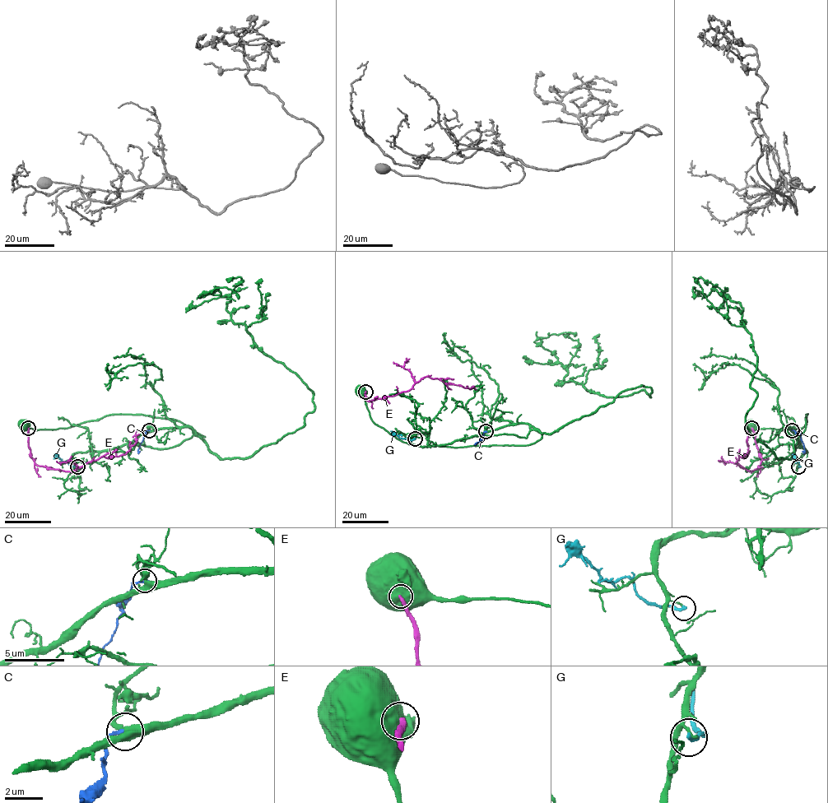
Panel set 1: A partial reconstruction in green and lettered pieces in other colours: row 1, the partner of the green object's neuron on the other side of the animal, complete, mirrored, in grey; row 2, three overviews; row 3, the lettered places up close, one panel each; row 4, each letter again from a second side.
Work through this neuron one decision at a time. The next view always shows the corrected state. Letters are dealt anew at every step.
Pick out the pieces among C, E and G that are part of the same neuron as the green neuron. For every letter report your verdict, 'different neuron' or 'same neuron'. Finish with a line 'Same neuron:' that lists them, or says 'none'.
C: different neuron
E: different neuron
G: different neuron
Same neuron: none

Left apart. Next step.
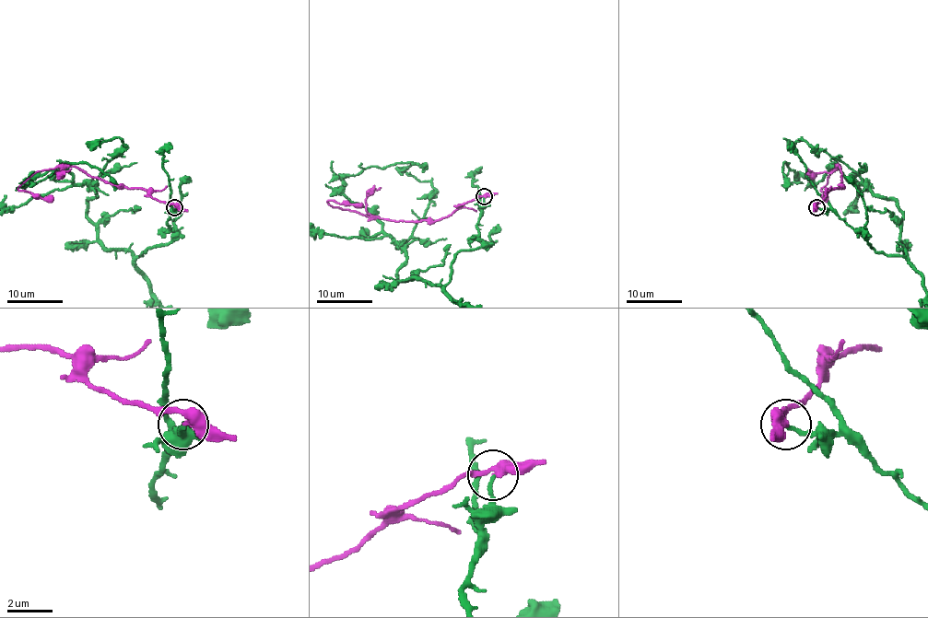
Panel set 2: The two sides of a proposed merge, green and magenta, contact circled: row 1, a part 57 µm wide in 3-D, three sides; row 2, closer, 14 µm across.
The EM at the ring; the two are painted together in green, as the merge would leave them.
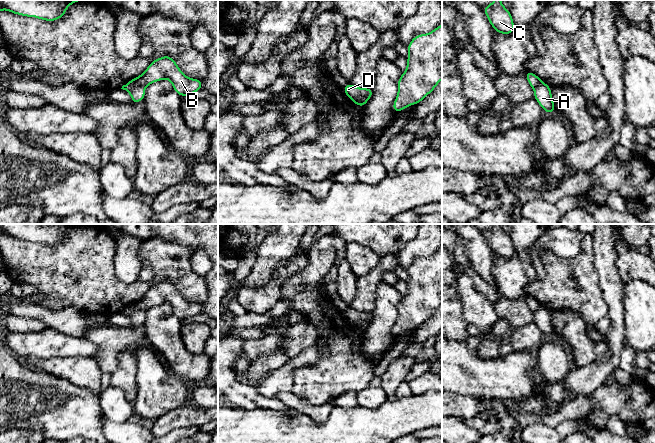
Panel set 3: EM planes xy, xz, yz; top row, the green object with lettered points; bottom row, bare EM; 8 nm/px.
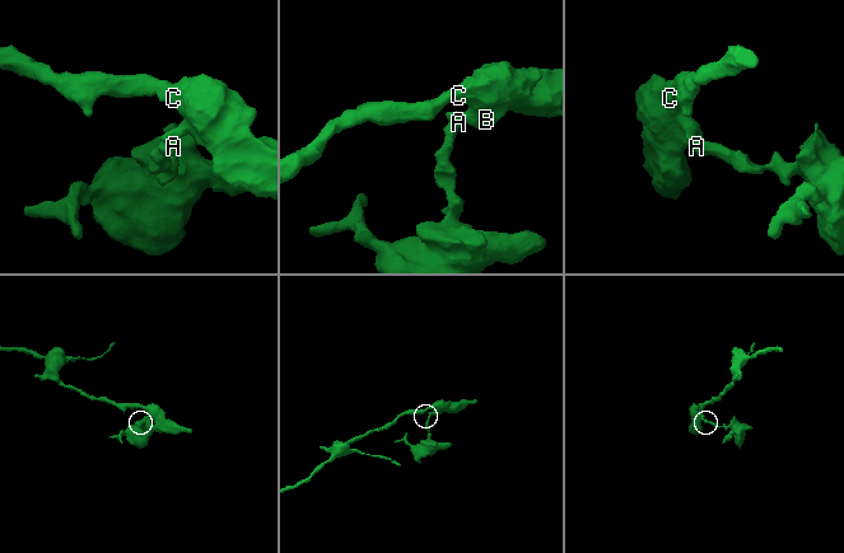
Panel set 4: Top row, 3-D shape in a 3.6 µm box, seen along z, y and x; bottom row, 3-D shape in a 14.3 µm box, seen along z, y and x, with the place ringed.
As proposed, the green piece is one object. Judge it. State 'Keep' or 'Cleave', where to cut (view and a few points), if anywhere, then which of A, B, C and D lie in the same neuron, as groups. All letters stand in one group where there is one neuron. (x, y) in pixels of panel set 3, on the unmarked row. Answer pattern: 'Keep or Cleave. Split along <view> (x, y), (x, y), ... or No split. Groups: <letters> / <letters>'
Cleave. Split along xy (144, 310), (134, 309), (128, 315). Groups: A / B C D

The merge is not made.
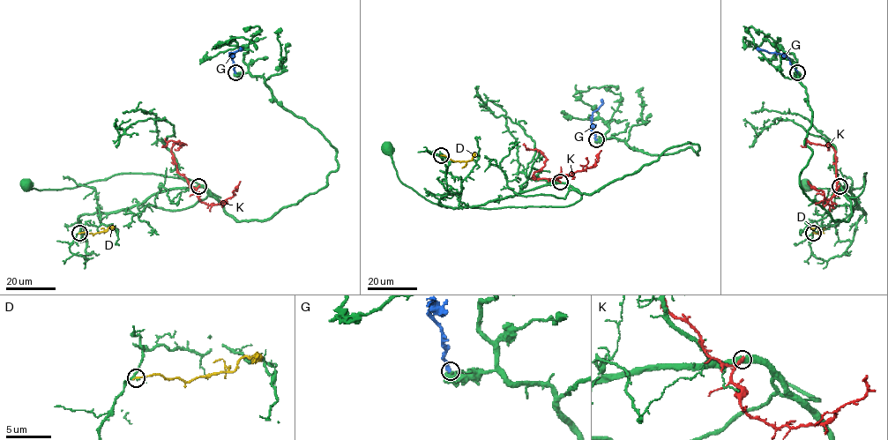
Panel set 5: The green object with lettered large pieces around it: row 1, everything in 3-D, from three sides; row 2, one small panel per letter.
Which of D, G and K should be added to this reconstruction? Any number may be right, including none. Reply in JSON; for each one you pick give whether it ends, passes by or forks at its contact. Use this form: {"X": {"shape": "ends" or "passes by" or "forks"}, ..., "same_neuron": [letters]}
{"G": {"shape": "ends"}, "same_neuron": ["G"]}

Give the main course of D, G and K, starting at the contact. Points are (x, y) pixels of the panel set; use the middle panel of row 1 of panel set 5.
D: (441, 155), (454, 161), (466, 161), (471, 160), (473, 152)
G: (596, 139), (592, 129), (592, 114), (602, 103), (600, 99)
K: (560, 182), (533, 177), (533, 174), (544, 166), (546, 157), (540, 150), (526, 148), (524, 144)

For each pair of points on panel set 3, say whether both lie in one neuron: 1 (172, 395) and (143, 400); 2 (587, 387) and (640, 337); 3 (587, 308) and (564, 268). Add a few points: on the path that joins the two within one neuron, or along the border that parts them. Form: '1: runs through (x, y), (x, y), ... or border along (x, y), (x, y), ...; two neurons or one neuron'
1: runs through (165, 395), (157, 395), (154, 398), (150, 398); one neuron
2: border along (623, 318), (625, 341); two neurons
3: runs through (581, 298), (571, 288), (571, 284), (566, 278); one neuron

